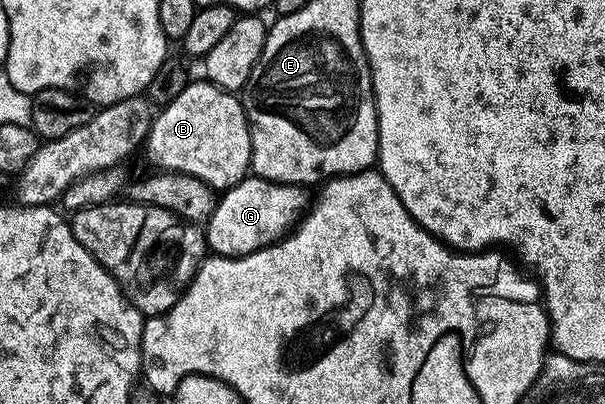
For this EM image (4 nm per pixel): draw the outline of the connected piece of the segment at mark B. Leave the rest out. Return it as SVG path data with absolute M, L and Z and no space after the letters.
M191 81L187 88L171 103L160 110L151 120L151 132L145 140L145 151L151 154L156 168L163 171L189 173L208 183L216 192L222 193L228 187L235 187L251 171L251 124L247 122L247 110L238 94L223 91L210 81Z

